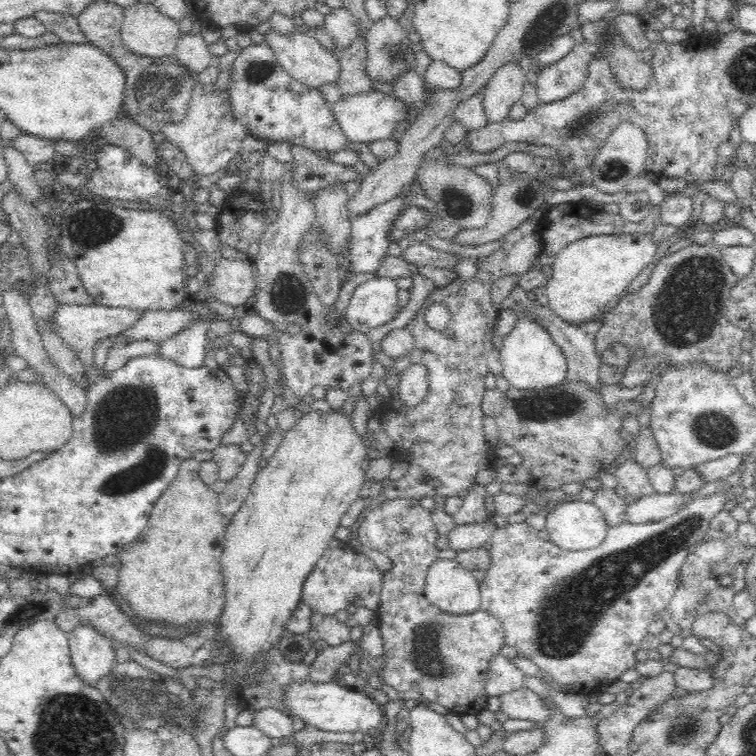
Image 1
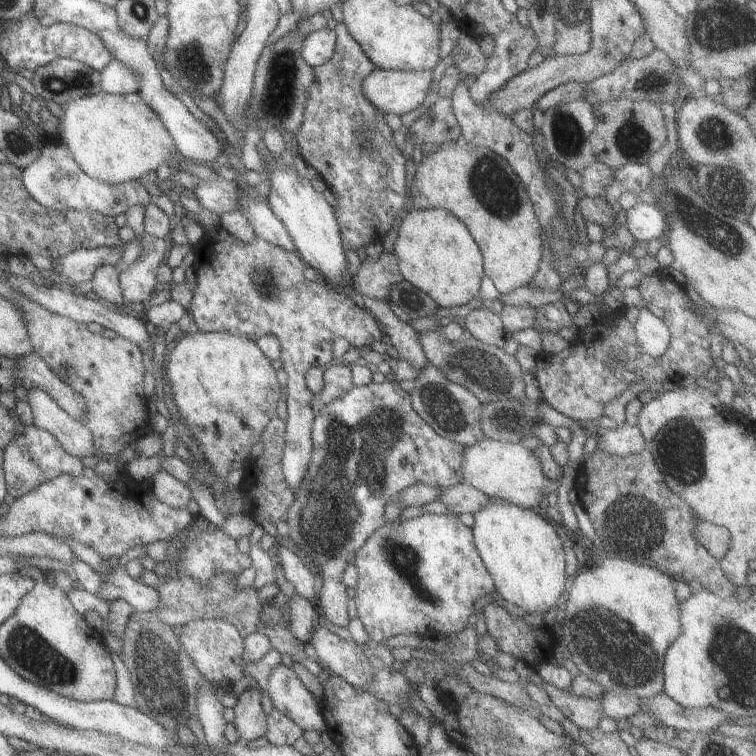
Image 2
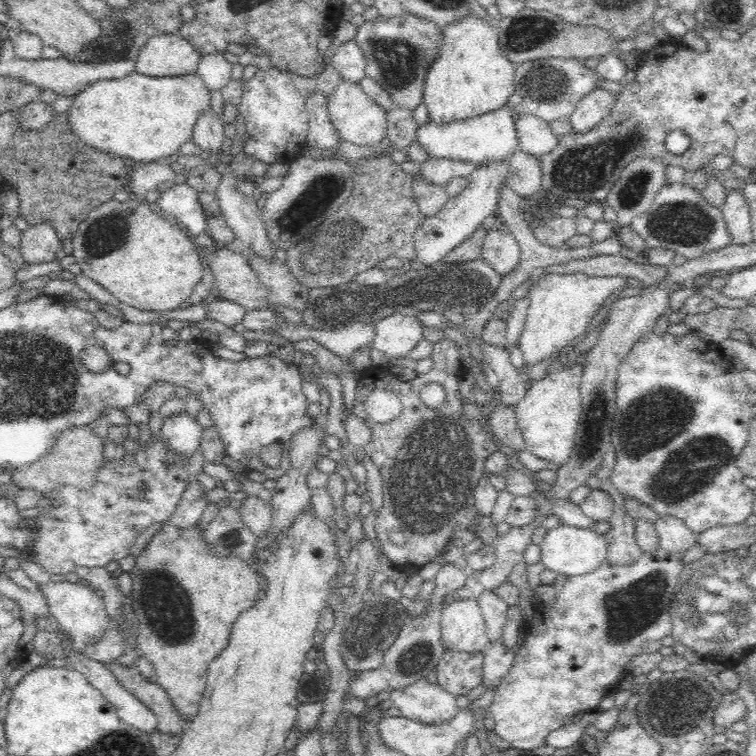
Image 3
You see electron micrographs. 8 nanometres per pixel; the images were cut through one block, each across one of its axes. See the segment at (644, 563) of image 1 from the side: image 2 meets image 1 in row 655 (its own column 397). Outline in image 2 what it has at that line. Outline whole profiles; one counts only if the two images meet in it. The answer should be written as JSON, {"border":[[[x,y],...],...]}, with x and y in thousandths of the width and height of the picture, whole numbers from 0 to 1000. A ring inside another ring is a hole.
{"border":[[[558,679],[540,688],[522,687],[520,690],[505,692],[496,704],[491,704],[491,709],[485,709],[483,720],[478,725],[472,725],[467,733],[464,733],[463,745],[470,749],[472,754],[472,765],[470,765],[470,788],[467,794],[470,796],[470,810],[472,810],[472,817],[480,827],[485,841],[491,849],[496,852],[504,849],[509,844],[517,844],[524,839],[549,839],[549,841],[558,841],[561,844],[578,844],[585,843],[602,844],[612,831],[618,827],[618,817],[624,812],[624,802],[634,791],[646,791],[653,780],[649,763],[646,761],[643,751],[639,749],[635,735],[631,733],[628,721],[624,716],[624,704],[618,696],[612,696],[604,685],[606,680],[602,679],[583,679],[581,681],[573,679]]]}

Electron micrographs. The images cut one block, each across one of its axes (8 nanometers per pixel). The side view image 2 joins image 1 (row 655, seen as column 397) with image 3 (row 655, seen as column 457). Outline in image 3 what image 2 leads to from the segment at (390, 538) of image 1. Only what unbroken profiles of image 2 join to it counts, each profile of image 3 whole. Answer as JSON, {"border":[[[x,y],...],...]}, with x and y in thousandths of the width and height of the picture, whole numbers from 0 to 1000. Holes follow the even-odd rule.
{"border":[[[589,860],[578,881],[578,901],[599,919],[618,919],[638,903],[639,864]]]}

